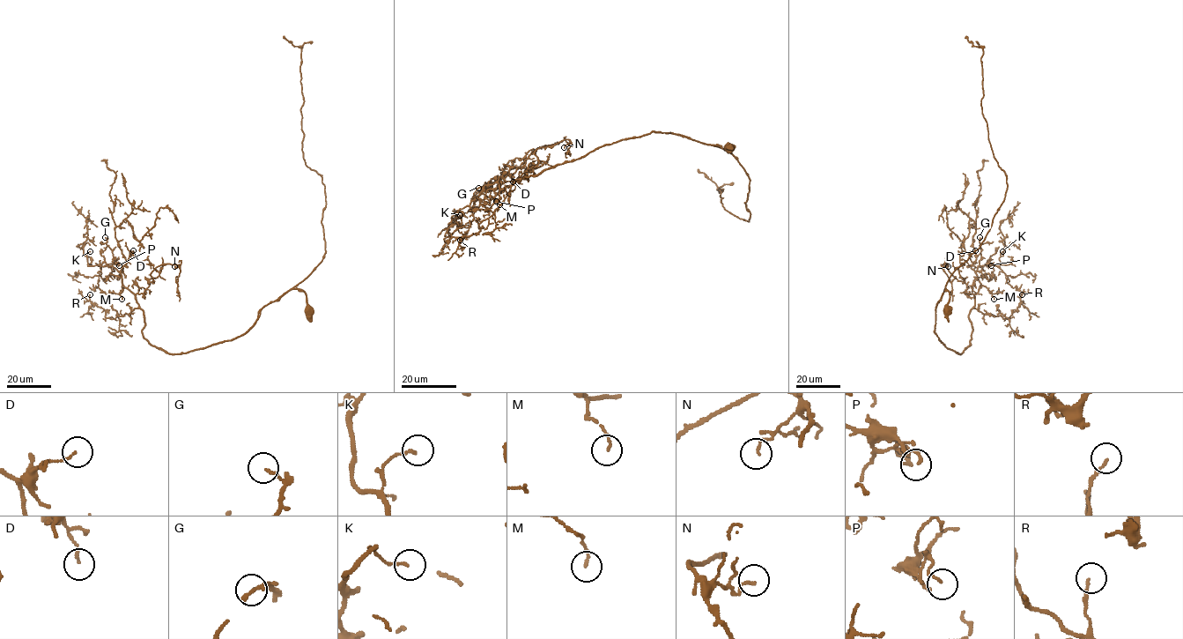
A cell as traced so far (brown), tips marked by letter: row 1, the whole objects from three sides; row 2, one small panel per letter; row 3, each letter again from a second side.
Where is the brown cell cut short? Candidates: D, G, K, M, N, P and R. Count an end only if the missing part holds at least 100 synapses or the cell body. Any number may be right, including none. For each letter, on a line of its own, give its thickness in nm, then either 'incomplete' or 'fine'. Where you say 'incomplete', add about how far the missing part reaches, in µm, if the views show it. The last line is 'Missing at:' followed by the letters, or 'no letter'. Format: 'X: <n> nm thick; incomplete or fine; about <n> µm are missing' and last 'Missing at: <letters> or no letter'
D: 110 nm thick; fine
G: 110 nm thick; incomplete; about 50 µm are missing
K: 110 nm thick; fine
M: 110 nm thick; fine
N: 100 nm thick; fine
P: 120 nm thick; fine
R: 140 nm thick; fine
Missing at: G

